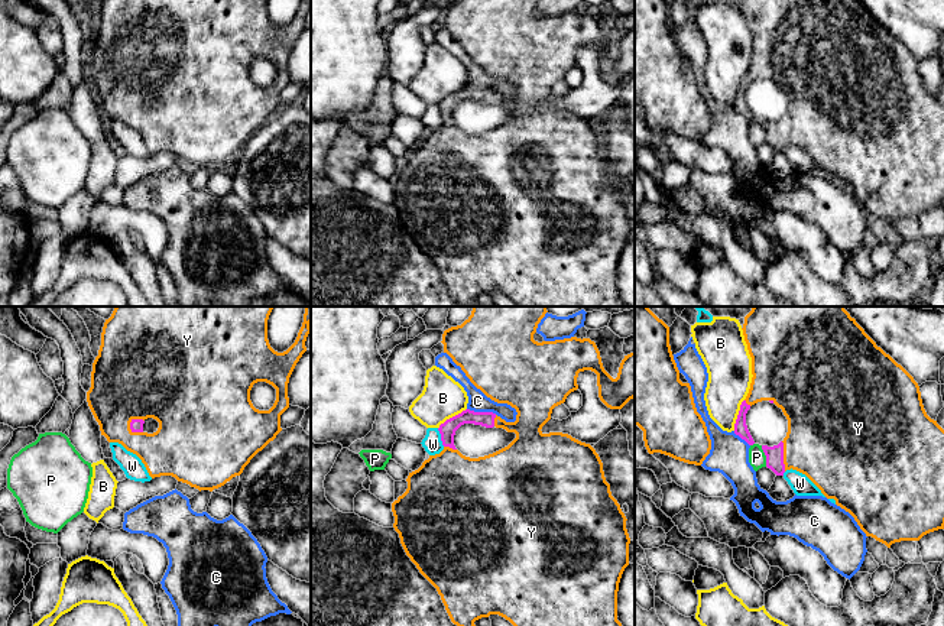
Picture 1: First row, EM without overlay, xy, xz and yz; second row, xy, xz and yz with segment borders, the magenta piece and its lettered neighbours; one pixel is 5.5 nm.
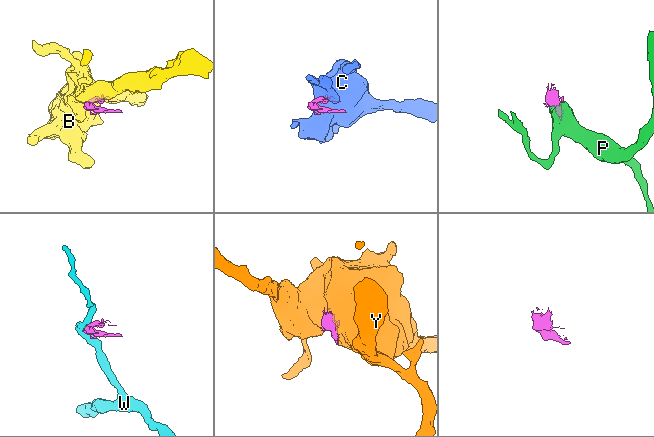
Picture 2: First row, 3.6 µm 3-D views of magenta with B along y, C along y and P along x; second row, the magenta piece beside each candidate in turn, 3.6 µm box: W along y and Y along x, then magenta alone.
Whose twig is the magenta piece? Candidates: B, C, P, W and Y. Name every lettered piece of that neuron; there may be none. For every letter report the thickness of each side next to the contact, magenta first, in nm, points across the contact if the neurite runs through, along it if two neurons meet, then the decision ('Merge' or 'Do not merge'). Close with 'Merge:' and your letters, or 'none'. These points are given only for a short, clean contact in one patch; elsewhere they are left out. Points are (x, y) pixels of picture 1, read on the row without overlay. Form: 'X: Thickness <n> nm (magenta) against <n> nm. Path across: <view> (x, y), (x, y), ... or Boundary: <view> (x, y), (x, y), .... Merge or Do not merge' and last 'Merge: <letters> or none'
B: Thickness 80 nm (magenta) against 240 nm. Boundary: yz (743, 75), (733, 106). Do not merge
C: Thickness 90 nm (magenta) against 110 nm. Boundary: xz (467, 84), (496, 90). Do not merge
P: Thickness 100 nm (magenta) against 100 nm. Boundary: yz (761, 122), (766, 142). Do not merge
W: Thickness 90 nm (magenta) against 110 nm. Do not merge
Y: Thickness 80 nm (magenta) against 380 nm. Merge
Merge: Y

